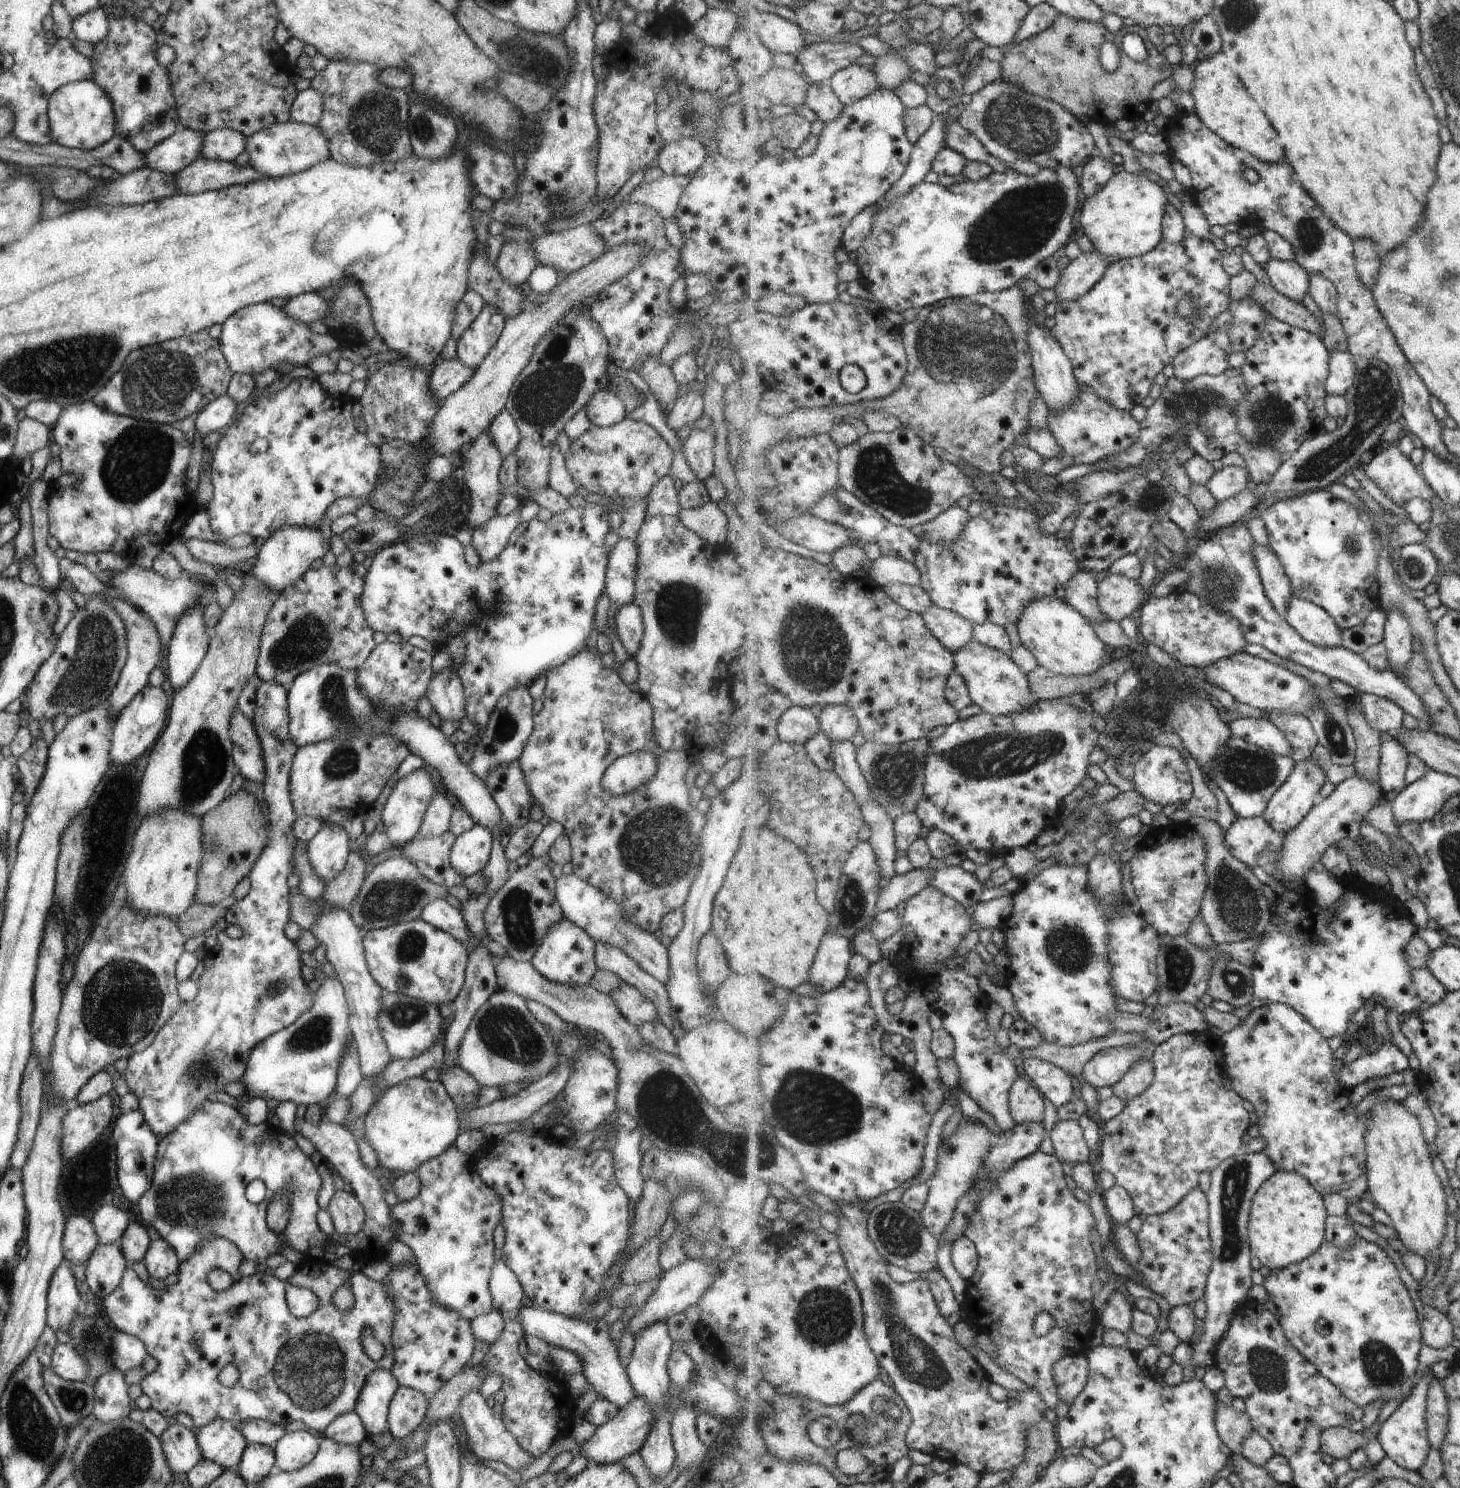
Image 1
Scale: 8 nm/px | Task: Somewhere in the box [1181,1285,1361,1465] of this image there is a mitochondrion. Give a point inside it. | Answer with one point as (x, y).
(1268, 1369)

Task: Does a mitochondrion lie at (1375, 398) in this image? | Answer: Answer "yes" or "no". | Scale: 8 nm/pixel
yes

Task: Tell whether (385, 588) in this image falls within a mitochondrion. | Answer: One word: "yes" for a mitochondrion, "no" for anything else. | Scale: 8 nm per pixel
no

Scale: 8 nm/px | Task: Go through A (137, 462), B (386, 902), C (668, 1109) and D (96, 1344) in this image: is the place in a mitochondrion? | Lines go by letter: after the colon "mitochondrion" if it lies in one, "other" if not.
A: mitochondrion
B: mitochondrion
C: mitochondrion
D: mitochondrion

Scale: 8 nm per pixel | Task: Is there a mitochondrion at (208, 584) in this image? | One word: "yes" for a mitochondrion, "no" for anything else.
no

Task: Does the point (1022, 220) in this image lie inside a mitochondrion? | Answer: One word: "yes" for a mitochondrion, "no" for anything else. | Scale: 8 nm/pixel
yes

